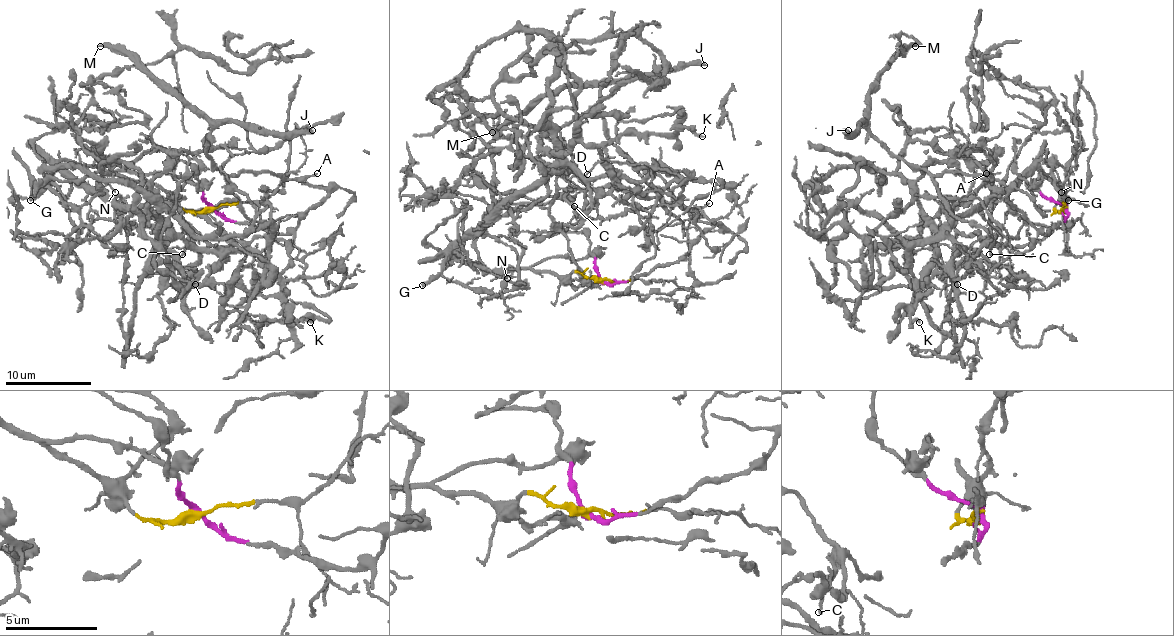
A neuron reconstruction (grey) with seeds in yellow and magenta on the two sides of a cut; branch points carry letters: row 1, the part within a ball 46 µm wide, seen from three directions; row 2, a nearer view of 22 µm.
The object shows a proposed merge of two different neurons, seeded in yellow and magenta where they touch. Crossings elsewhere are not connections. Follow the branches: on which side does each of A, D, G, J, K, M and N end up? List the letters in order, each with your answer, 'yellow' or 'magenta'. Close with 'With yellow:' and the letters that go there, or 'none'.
A: magenta
D: yellow
G: yellow
J: magenta
K: yellow
M: magenta
N: yellow
With yellow: D, G, K, N

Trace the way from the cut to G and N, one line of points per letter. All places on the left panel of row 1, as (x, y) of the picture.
G: (209, 207), (198, 212), (183, 209), (162, 190), (118, 166), (62, 162), (51, 179), (30, 201)
N: (209, 207), (198, 212), (183, 209), (162, 190), (134, 173), (118, 166), (101, 166), (103, 179), (114, 192)

